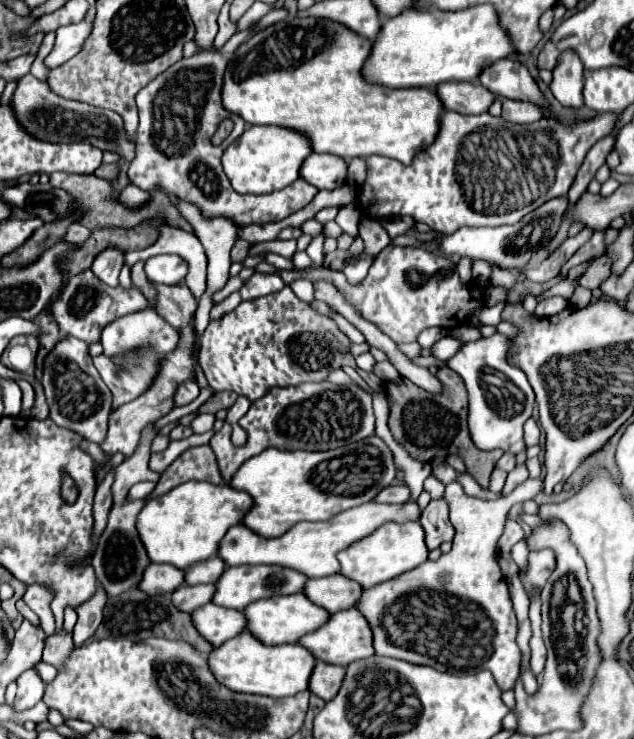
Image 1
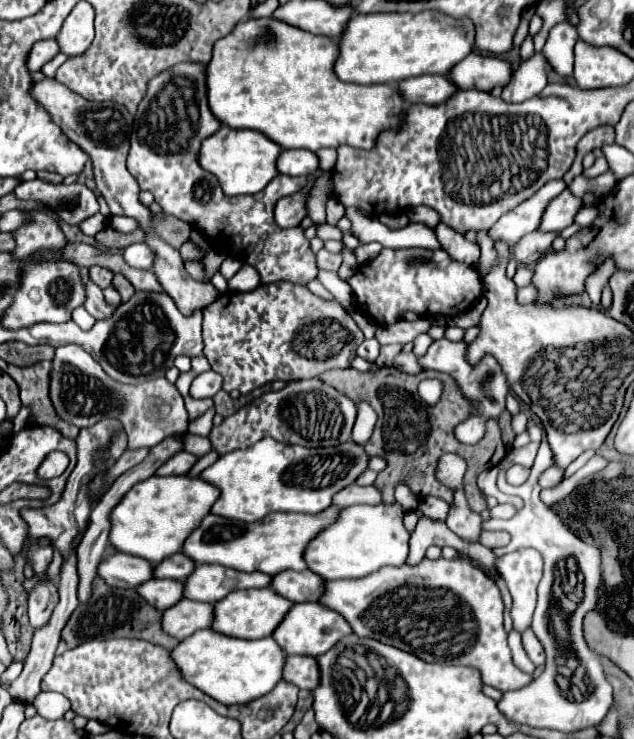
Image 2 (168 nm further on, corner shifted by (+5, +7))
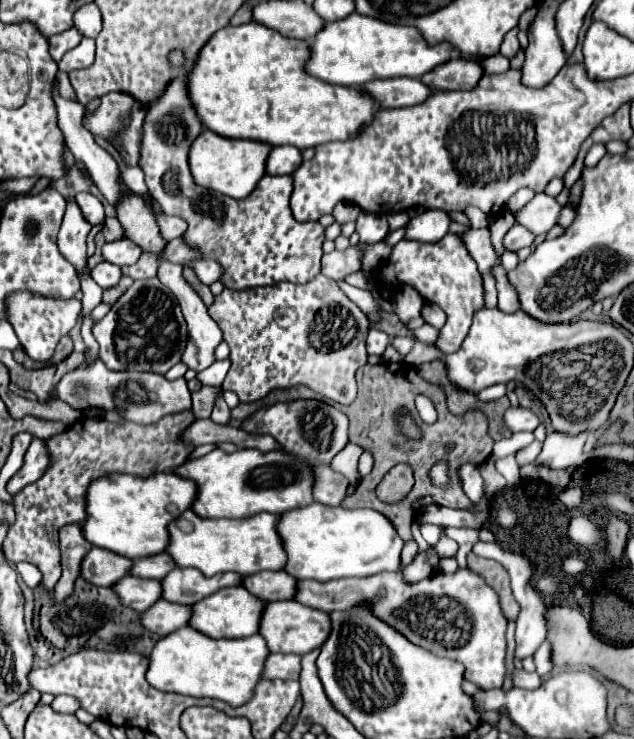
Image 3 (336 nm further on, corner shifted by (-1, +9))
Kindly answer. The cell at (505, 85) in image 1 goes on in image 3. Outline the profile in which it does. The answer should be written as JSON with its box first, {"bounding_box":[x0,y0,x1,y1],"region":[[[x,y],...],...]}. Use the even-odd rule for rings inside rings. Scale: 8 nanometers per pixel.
{"bounding_box":[421,59,483,91],"region":[[[455,59],[441,63],[435,71],[427,71],[421,79],[433,91],[455,91],[455,89],[471,89],[483,77],[483,69],[475,59]]]}

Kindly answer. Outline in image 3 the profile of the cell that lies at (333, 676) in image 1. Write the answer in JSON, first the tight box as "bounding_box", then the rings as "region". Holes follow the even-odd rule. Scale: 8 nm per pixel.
{"bounding_box":[263,653,301,679],"region":[[[271,653],[267,657],[263,677],[267,679],[299,679],[301,671],[301,657],[299,655],[285,655],[285,653]]]}

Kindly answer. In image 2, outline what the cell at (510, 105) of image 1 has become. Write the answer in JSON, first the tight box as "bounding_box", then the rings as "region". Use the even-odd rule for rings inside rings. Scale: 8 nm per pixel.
{"bounding_box":[501,53,547,103],"region":[[[541,53],[523,61],[513,73],[509,85],[503,89],[501,99],[505,103],[523,103],[537,97],[547,85],[547,61]]]}

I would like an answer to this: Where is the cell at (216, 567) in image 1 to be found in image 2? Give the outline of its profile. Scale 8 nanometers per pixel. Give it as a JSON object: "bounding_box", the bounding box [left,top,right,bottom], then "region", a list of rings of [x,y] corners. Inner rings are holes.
{"bounding_box":[155,553,195,581],"region":[[[175,553],[173,557],[155,565],[155,577],[157,579],[169,577],[169,579],[185,581],[185,577],[189,577],[189,573],[193,573],[193,569],[195,569],[195,565],[193,565],[193,561],[189,561],[189,557],[185,557],[185,553]]]}

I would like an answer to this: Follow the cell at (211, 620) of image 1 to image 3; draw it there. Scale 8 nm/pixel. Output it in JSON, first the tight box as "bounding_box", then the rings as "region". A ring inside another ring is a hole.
{"bounding_box":[141,599,191,637],"region":[[[163,599],[155,603],[155,607],[151,607],[147,613],[141,613],[143,627],[161,637],[179,627],[185,627],[189,623],[189,617],[191,617],[191,607],[179,603],[167,603]]]}

